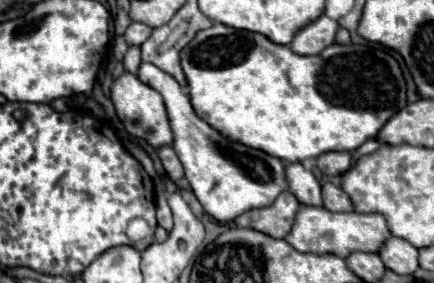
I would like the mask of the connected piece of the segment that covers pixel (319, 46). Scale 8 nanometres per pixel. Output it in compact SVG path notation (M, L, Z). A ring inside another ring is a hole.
M320 15L294 35L290 49L296 51L298 55L318 55L324 47L334 43L336 31L338 23L328 15Z

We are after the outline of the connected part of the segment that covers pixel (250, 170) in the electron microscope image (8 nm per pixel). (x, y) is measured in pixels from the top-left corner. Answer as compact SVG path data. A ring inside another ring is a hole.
M142 63L138 69L138 77L142 83L154 87L164 97L166 113L174 133L172 147L184 167L184 175L194 195L202 203L204 211L210 213L216 221L230 223L244 211L256 207L268 207L284 189L288 189L284 177L284 165L280 159L260 149L246 147L234 139L228 139L212 125L208 125L204 119L200 119L192 109L188 93L180 87L176 79L172 79L172 75L160 71L152 63Z

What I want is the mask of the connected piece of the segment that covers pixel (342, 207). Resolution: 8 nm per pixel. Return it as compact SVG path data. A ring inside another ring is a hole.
M334 183L322 185L322 201L328 211L352 211L354 209L348 195Z

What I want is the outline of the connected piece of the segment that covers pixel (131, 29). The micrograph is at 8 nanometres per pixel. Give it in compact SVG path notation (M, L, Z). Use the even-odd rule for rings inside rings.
M130 23L128 29L124 31L124 39L128 45L142 45L150 37L152 29L144 23Z

